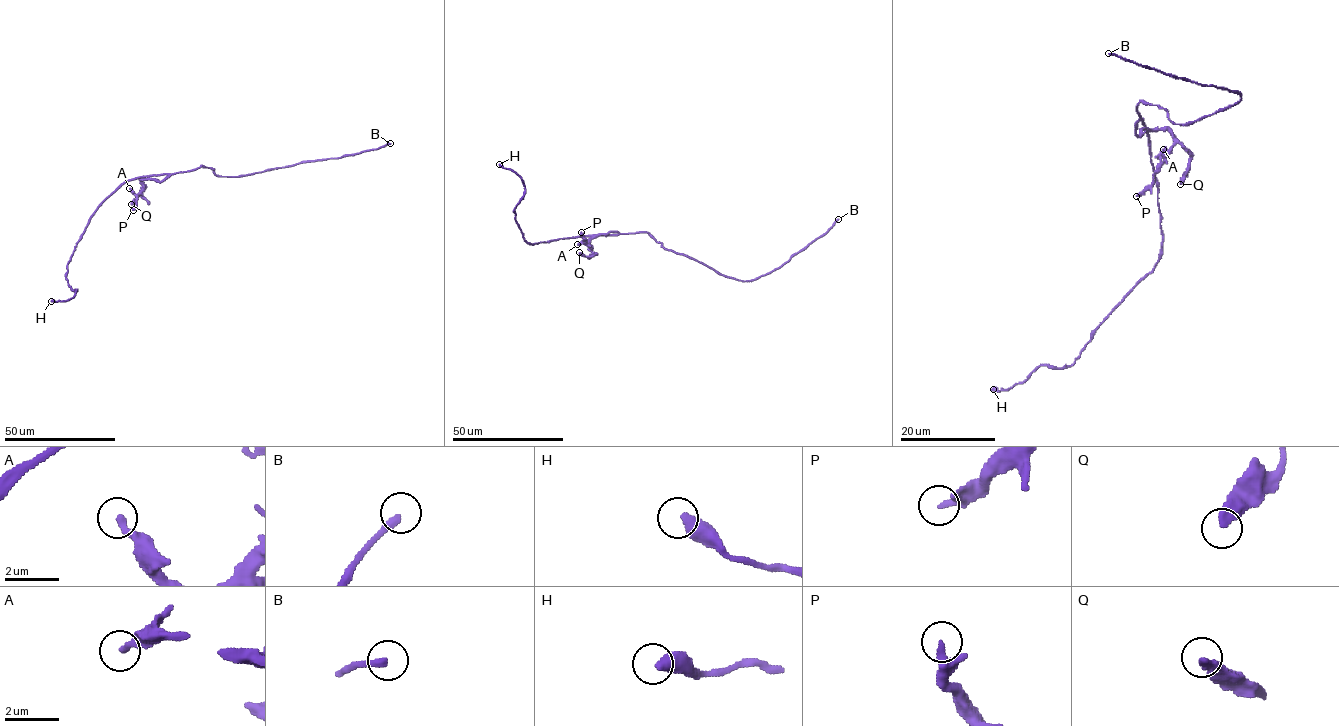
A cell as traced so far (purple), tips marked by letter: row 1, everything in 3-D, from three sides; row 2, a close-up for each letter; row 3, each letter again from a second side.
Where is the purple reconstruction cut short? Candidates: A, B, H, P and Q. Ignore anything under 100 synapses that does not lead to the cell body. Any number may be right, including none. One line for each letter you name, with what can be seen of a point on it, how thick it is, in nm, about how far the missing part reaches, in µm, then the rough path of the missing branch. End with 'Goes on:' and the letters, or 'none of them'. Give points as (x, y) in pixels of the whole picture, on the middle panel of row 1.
B: Place: (838, 219). Thickness 260 nm. Missing length about 60 µm
Goes on: B

